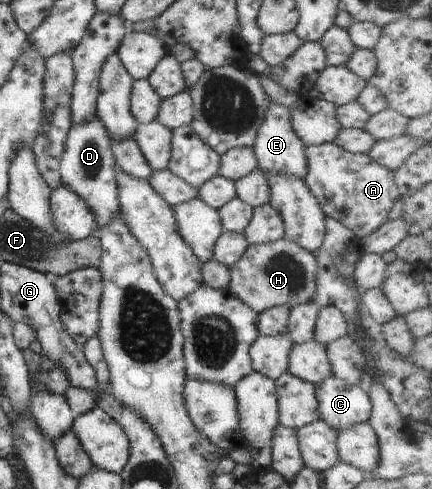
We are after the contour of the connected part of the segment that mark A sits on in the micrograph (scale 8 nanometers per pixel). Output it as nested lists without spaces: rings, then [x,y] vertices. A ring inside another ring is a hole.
[[[333,142],[306,146],[306,174],[302,179],[315,196],[323,213],[336,219],[361,239],[379,229],[389,211],[401,197],[394,182],[394,172],[375,163],[367,154],[352,154]]]

